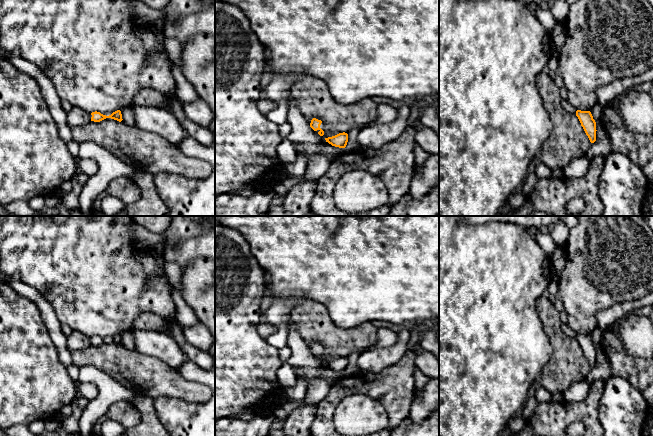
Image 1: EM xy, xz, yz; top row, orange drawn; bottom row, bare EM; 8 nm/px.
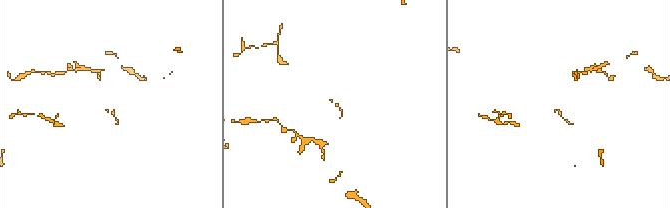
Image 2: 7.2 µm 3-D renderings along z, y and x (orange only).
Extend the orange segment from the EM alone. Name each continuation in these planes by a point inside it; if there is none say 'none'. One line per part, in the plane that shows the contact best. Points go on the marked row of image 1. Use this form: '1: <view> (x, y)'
none

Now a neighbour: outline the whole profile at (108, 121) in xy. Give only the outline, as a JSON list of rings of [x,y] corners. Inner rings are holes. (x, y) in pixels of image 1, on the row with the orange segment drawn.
[[[106,118],[100,122],[90,121],[84,126],[71,128],[72,137],[79,144],[92,142],[109,151],[129,166],[155,175],[160,172],[170,172],[191,179],[204,179],[212,171],[211,165],[198,158],[186,156],[178,145],[174,145],[163,137],[140,129],[136,124],[130,126],[121,122]]]

